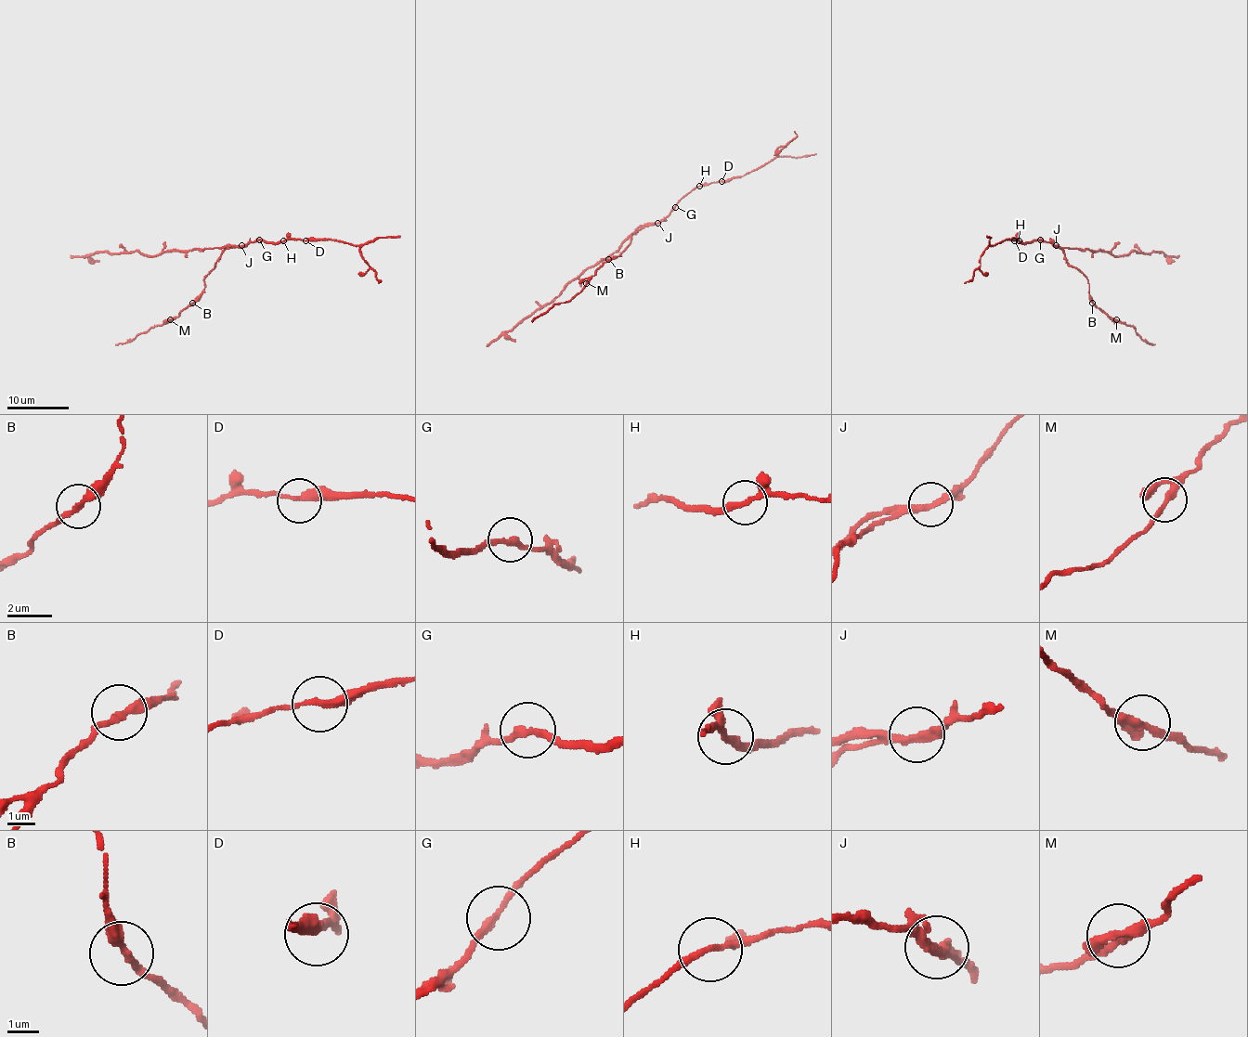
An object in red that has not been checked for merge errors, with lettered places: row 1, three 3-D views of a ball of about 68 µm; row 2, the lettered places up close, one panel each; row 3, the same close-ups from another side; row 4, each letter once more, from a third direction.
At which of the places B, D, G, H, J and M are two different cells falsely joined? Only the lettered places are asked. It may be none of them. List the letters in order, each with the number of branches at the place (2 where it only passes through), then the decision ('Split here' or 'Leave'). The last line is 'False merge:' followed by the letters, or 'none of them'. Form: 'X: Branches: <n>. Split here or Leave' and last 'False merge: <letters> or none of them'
B: Branches: 2. Leave
D: Branches: 2. Leave
G: Branches: 2. Leave
H: Branches: 2. Leave
J: Branches: 2. Split here
M: Branches: 3. Leave
False merge: J

